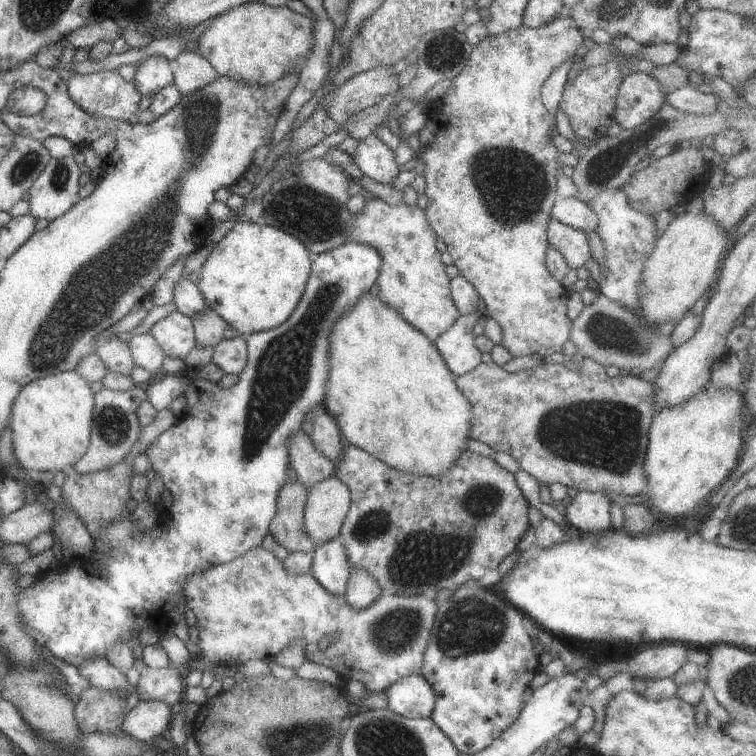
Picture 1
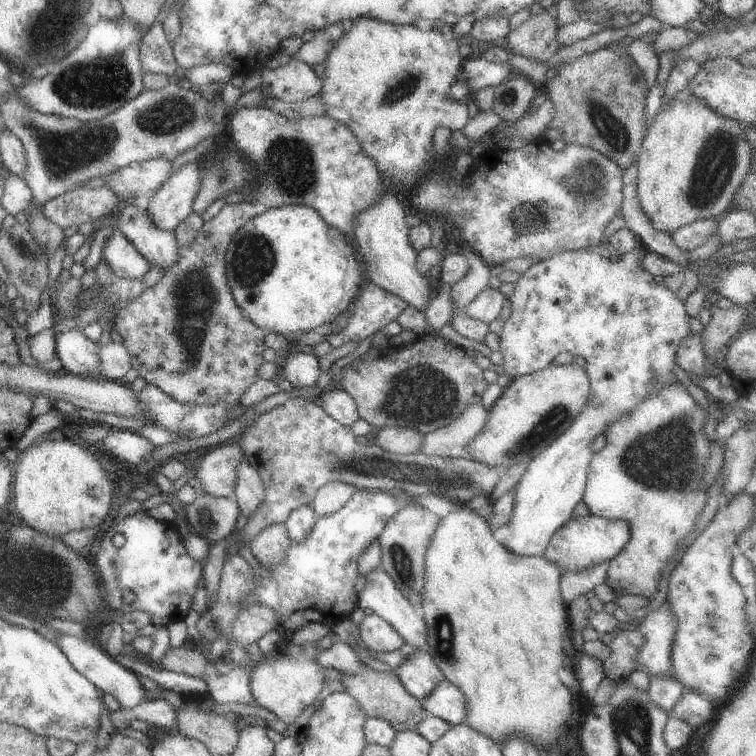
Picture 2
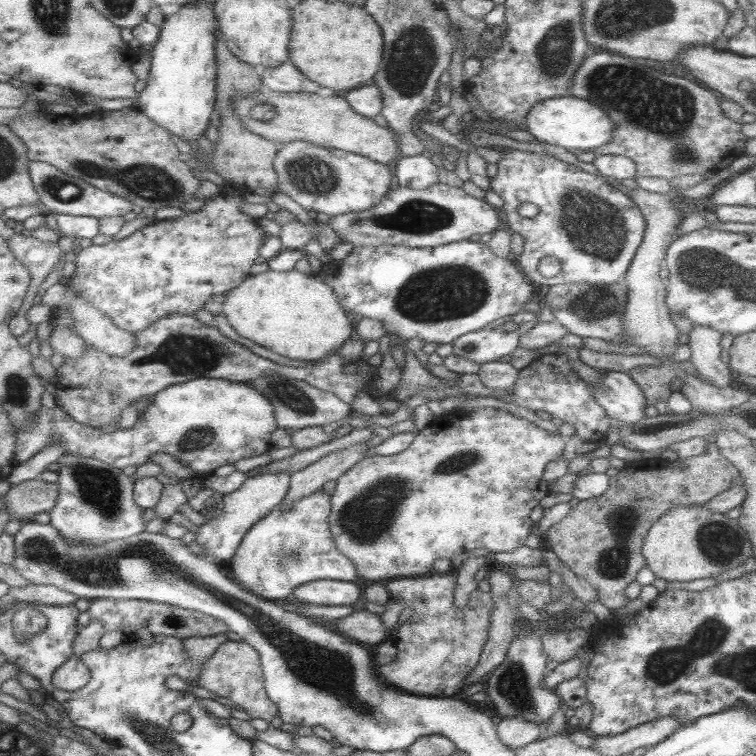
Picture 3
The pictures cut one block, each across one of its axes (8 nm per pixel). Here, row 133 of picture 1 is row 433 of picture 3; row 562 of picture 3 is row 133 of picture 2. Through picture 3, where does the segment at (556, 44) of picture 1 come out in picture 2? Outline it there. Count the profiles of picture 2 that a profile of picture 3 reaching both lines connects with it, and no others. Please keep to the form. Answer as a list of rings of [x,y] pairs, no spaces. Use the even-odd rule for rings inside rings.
[[[359,17],[352,21],[352,28],[349,32],[341,36],[337,42],[333,45],[333,48],[329,50],[325,60],[322,62],[322,66],[325,69],[325,74],[323,74],[322,87],[319,92],[321,100],[325,103],[326,114],[329,118],[335,120],[335,122],[340,122],[345,125],[352,133],[353,136],[360,142],[363,152],[375,163],[376,169],[379,174],[381,174],[384,180],[387,180],[386,186],[391,189],[391,182],[397,184],[401,198],[406,198],[409,192],[416,187],[416,184],[420,181],[419,178],[423,176],[423,170],[427,166],[427,160],[430,157],[434,157],[431,137],[433,130],[437,126],[444,126],[447,130],[452,133],[454,130],[461,130],[463,125],[468,121],[467,117],[467,105],[465,102],[451,101],[448,98],[449,88],[456,81],[460,74],[460,67],[465,59],[463,59],[459,52],[459,41],[451,36],[438,32],[436,30],[420,30],[415,27],[415,25],[398,25],[395,23],[388,23],[385,21],[378,21],[374,18],[369,17]]]

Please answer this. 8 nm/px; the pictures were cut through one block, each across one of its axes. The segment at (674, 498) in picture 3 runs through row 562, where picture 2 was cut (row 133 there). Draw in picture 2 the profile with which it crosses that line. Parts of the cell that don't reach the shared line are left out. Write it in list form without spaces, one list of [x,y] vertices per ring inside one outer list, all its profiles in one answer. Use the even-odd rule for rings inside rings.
[[[601,47],[593,52],[550,71],[540,88],[555,107],[555,116],[550,118],[547,128],[561,130],[562,140],[596,150],[612,160],[619,169],[635,163],[646,120],[643,116],[644,102],[648,92],[645,80],[635,76],[625,58]]]

